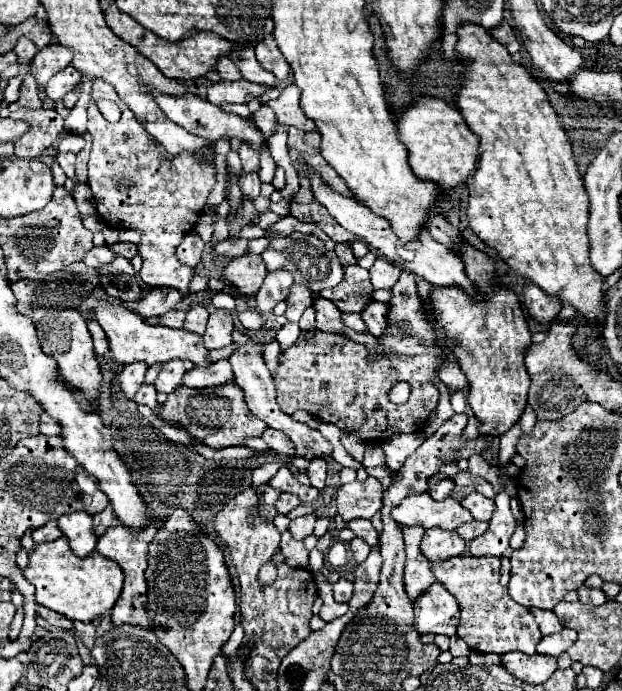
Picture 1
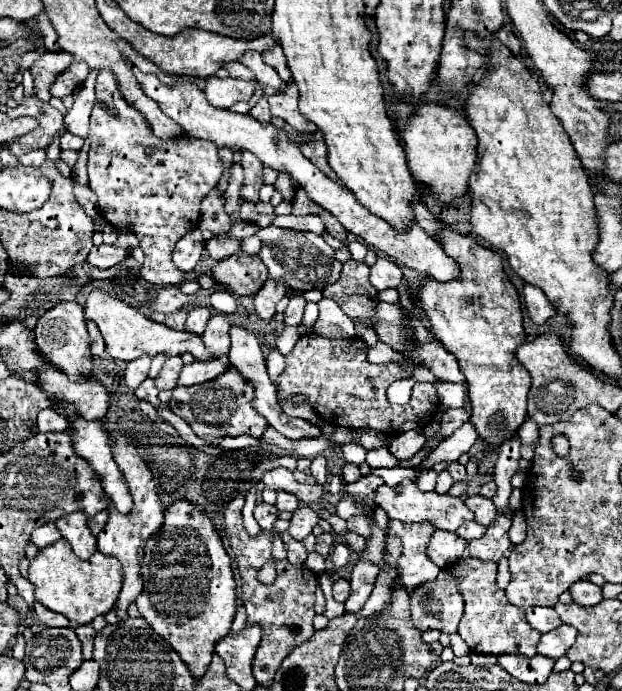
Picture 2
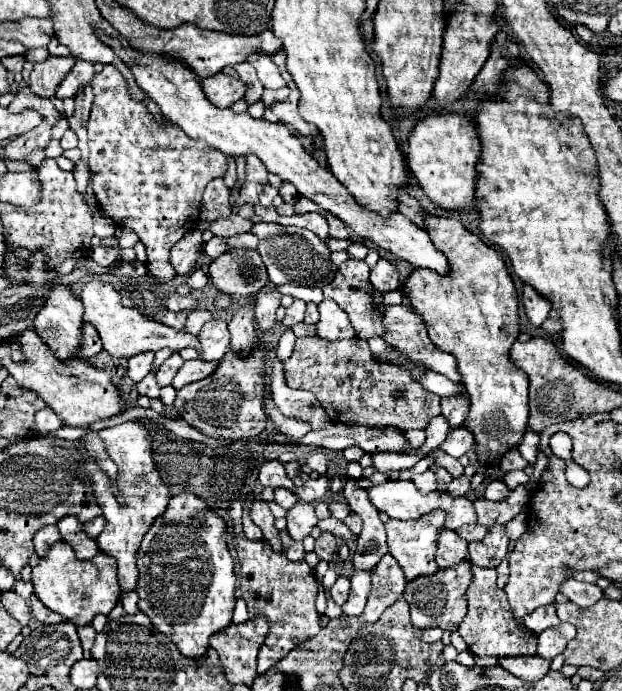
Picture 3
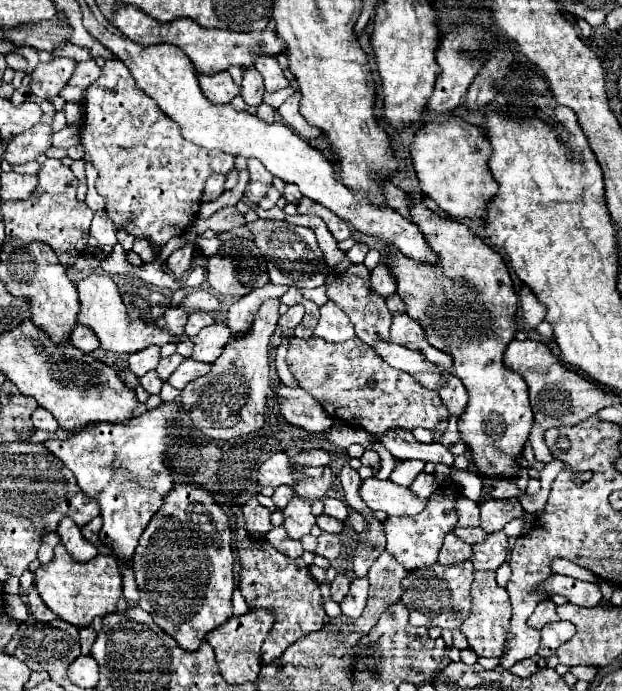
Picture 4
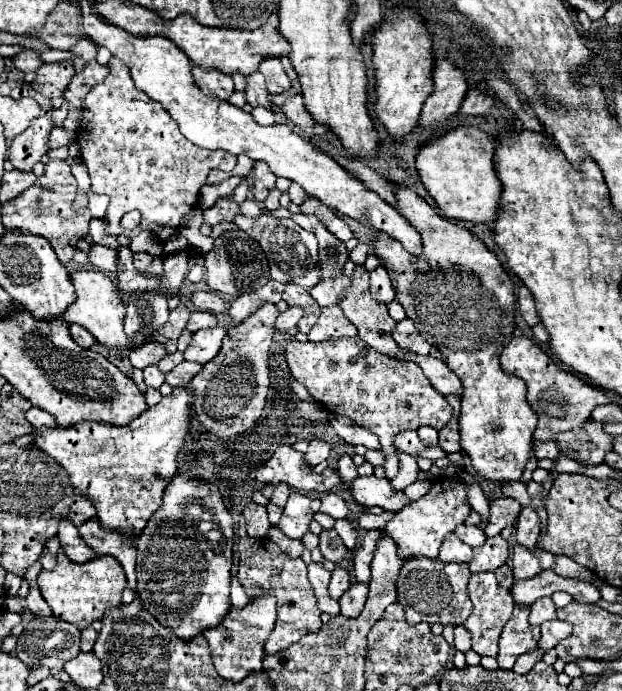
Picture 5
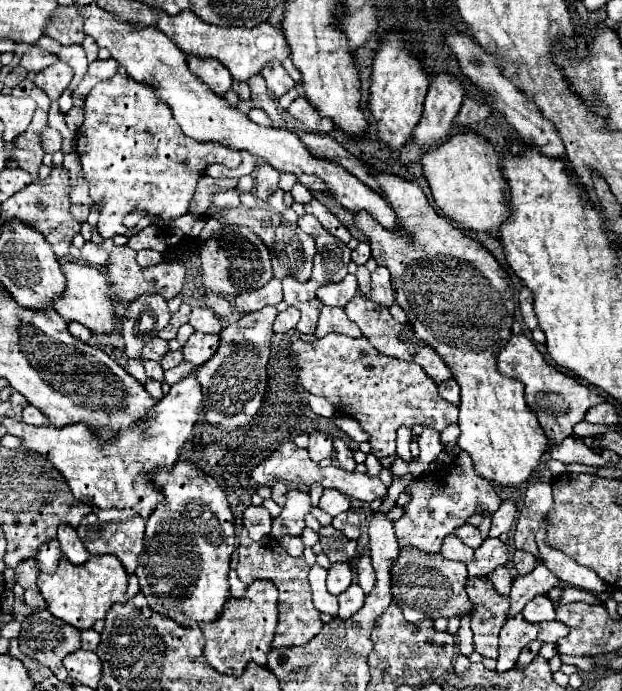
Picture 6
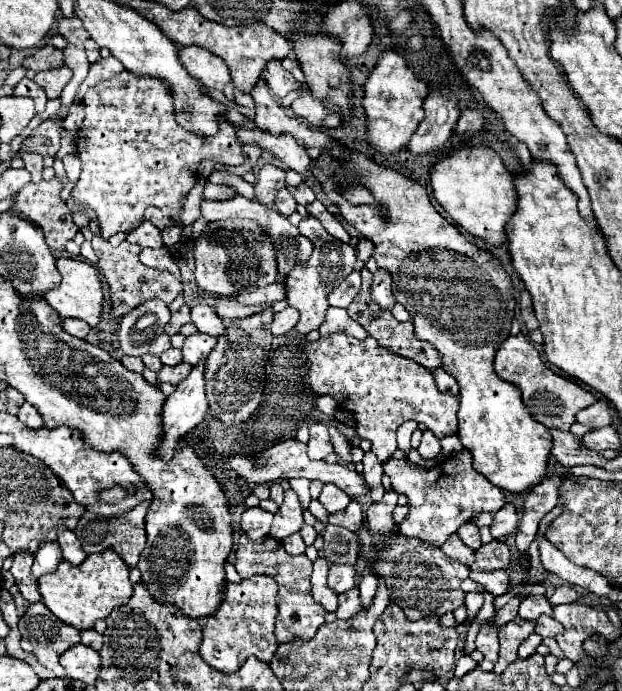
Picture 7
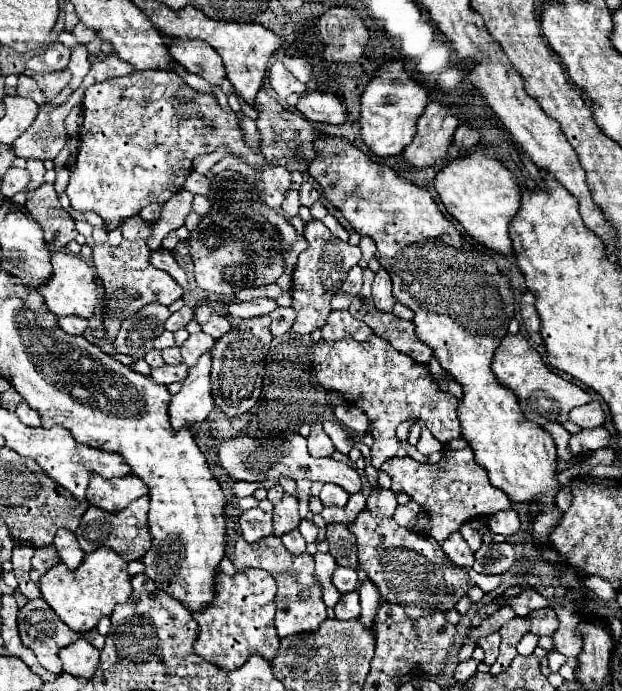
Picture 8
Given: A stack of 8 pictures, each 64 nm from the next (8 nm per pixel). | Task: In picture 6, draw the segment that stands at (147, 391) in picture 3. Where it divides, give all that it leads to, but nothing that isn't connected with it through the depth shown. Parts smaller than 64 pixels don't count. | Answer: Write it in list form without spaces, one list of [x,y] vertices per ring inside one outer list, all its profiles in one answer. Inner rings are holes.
[[[144,360],[144,370],[146,370],[146,376],[150,378],[150,380],[164,380],[164,370],[162,370],[162,366],[158,364],[158,362],[154,362],[154,360]]]

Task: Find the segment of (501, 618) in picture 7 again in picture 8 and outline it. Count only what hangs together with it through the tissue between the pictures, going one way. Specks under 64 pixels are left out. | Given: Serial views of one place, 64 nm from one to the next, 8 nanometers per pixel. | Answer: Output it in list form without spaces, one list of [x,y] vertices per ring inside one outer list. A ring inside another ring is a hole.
[[[502,606],[498,612],[494,612],[492,616],[488,616],[480,628],[470,630],[470,632],[468,632],[468,636],[466,636],[466,640],[468,640],[468,638],[478,640],[480,636],[488,636],[488,634],[492,634],[492,632],[498,632],[498,630],[500,630],[508,620],[512,620],[512,618],[514,618],[512,608]]]

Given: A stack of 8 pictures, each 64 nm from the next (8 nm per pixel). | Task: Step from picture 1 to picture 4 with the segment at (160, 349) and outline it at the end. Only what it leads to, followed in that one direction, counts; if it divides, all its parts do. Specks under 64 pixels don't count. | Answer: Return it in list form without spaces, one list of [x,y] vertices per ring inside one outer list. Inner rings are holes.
[[[90,274],[84,280],[78,282],[78,294],[80,294],[80,304],[82,304],[82,312],[78,314],[78,322],[90,326],[98,340],[100,346],[108,352],[116,352],[116,354],[134,354],[140,352],[148,346],[164,346],[168,342],[182,342],[182,336],[176,336],[172,332],[168,332],[166,328],[158,328],[156,324],[144,324],[142,320],[130,320],[128,318],[128,310],[120,298],[118,286],[108,278],[108,276],[98,276],[98,274]]]

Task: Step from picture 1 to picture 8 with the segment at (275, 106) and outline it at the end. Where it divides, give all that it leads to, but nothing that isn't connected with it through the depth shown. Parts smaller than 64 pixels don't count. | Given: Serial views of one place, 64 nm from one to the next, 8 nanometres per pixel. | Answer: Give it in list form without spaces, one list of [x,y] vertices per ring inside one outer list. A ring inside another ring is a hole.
[[[308,92],[304,94],[298,104],[296,110],[312,122],[324,122],[324,124],[344,124],[346,122],[346,108],[344,102],[340,98],[336,98],[332,92]]]

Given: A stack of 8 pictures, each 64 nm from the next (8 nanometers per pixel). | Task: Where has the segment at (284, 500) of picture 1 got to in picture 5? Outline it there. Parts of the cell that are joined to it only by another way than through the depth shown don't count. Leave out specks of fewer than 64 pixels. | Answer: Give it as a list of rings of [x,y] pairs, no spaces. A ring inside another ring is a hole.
[[[278,484],[278,486],[274,488],[274,494],[272,494],[270,500],[272,500],[276,506],[284,508],[284,504],[286,504],[286,500],[288,500],[288,494],[290,494],[290,486],[288,486],[288,484]]]

